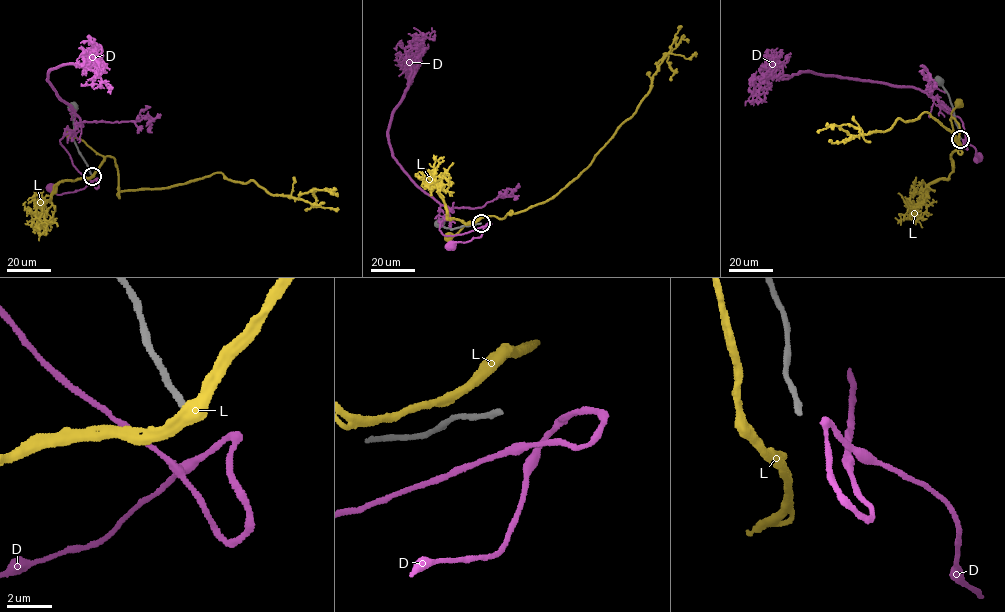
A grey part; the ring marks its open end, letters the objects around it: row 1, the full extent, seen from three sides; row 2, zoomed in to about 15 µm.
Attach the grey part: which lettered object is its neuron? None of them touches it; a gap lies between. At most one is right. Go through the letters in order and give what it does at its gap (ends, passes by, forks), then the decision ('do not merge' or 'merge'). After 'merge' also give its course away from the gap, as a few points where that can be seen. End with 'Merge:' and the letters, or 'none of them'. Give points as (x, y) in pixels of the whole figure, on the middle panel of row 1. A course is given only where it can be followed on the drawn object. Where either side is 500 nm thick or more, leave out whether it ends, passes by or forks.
D: it forks there; do not merge
L: it passes by; do not merge
Merge: none of them

